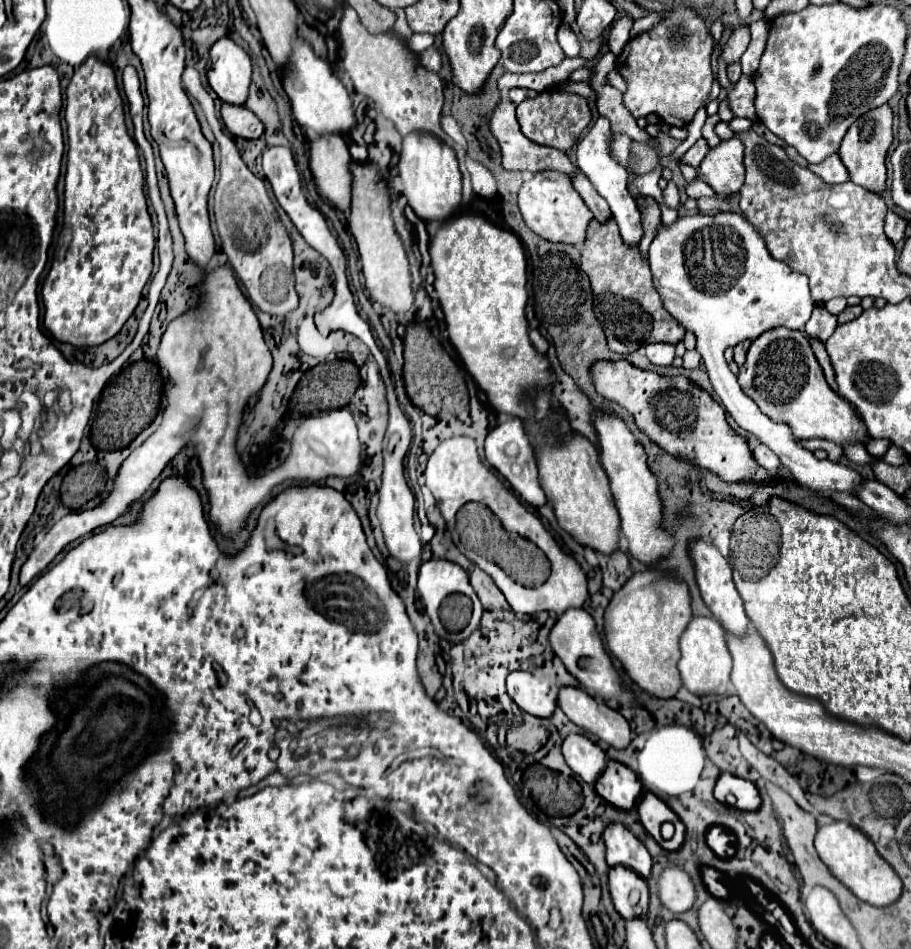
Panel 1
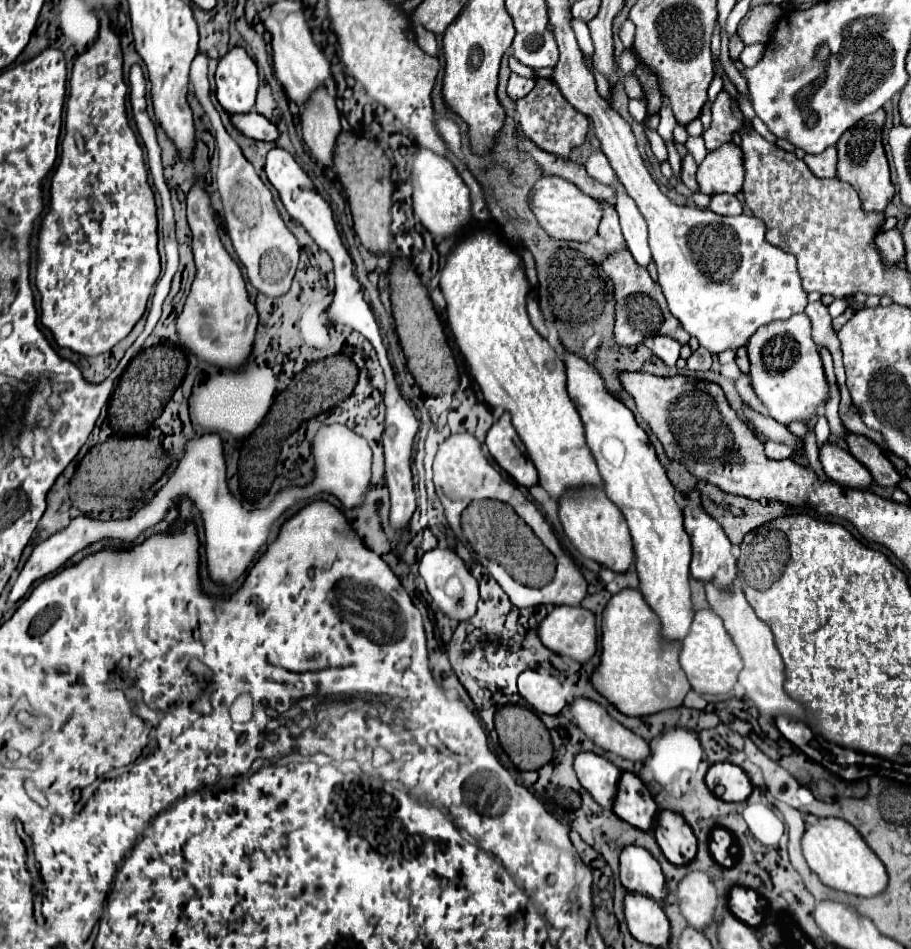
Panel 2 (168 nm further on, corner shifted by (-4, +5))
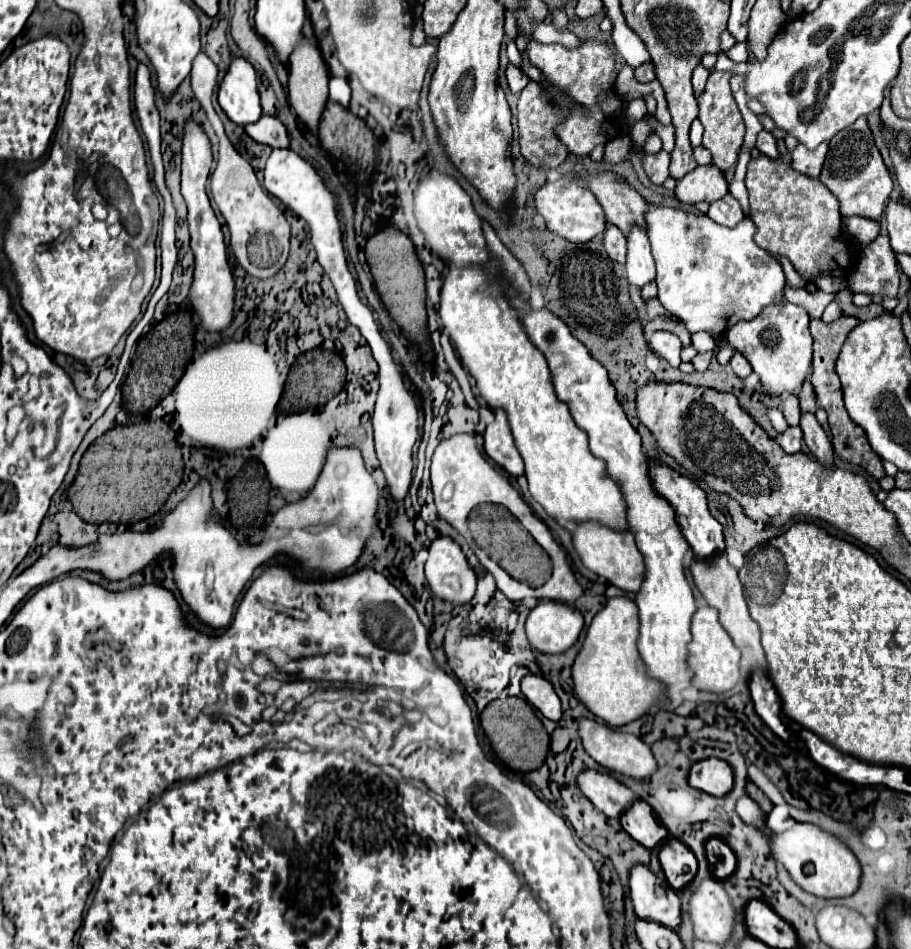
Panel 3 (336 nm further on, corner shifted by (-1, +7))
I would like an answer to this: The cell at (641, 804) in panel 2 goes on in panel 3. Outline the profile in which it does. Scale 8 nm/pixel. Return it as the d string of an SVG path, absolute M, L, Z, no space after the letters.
M640 798L634 802L634 806L630 806L630 810L626 810L626 814L622 814L620 824L636 842L650 850L668 838L668 830L662 826L652 806Z

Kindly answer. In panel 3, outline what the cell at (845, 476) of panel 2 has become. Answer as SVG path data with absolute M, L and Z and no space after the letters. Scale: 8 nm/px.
M802 414L800 420L800 428L804 432L804 442L810 448L812 456L822 464L822 466L832 466L836 462L836 454L834 448L826 436L826 432L822 430L822 426L816 422L814 414Z

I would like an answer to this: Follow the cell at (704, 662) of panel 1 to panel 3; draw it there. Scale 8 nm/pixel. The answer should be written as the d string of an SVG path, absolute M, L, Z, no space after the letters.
M704 606L698 608L694 612L692 618L692 642L690 642L690 670L692 670L692 686L696 686L698 690L704 692L716 692L720 694L722 690L732 690L736 686L736 682L740 679L738 672L738 662L740 662L740 654L738 648L734 646L732 638L728 636L728 632L720 626L718 622L718 610Z

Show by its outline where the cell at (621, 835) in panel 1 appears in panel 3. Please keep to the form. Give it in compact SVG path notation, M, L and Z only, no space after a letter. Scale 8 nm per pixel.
M640 864L630 868L628 886L630 886L630 898L634 904L636 916L654 920L658 924L664 924L676 930L680 924L680 900L670 886L666 886L664 896L656 896L654 892L656 884L662 884L662 882L654 872L646 870L646 866Z

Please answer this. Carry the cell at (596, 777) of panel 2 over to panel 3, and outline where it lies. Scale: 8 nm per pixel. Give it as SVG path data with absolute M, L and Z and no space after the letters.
M582 770L582 774L578 774L578 788L608 818L620 818L636 800L636 794L632 794L626 784L598 770Z

